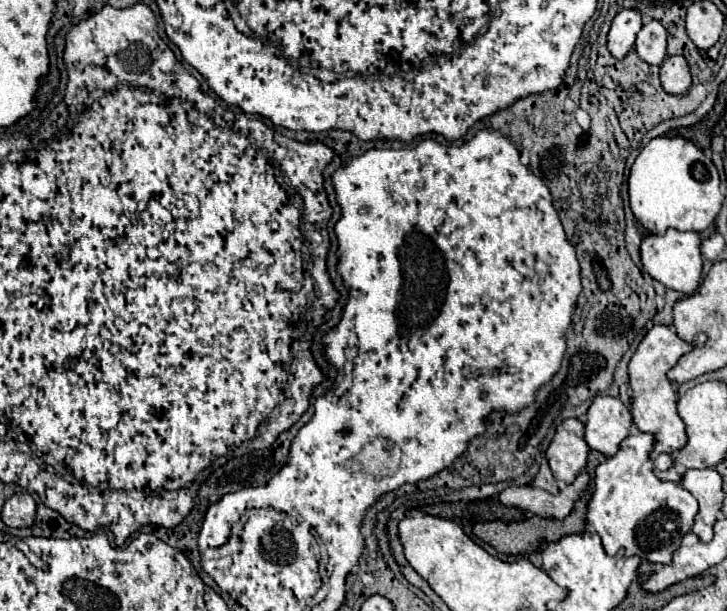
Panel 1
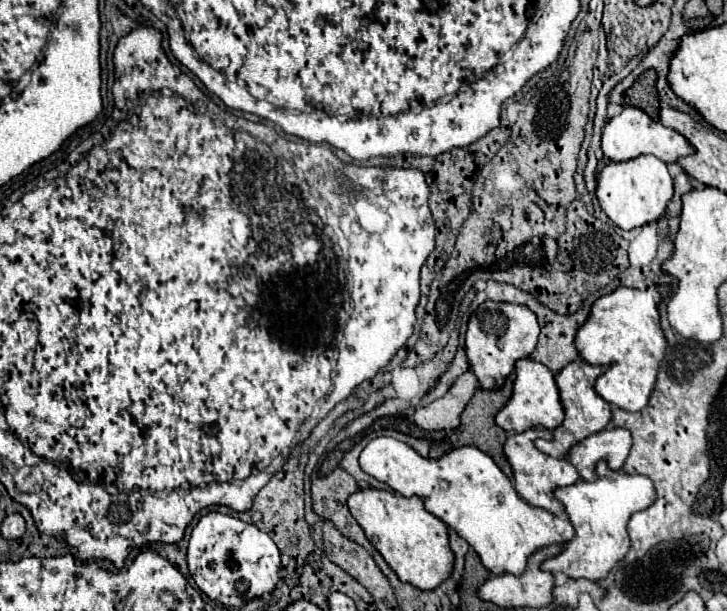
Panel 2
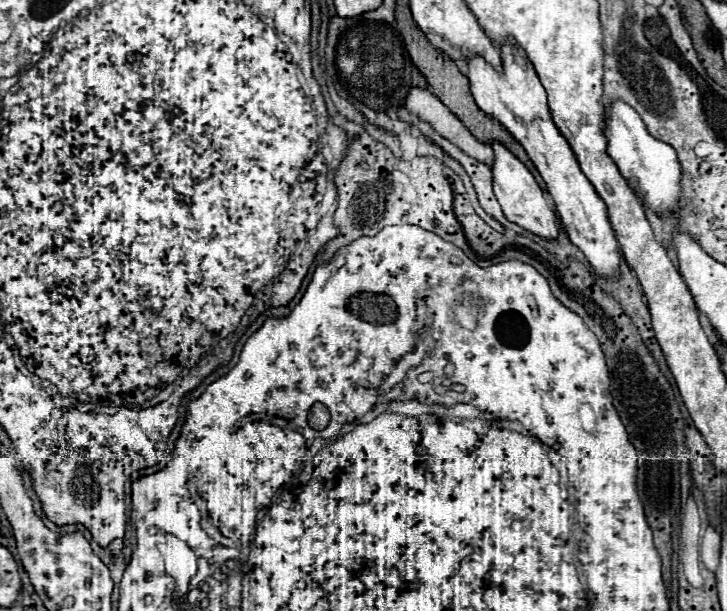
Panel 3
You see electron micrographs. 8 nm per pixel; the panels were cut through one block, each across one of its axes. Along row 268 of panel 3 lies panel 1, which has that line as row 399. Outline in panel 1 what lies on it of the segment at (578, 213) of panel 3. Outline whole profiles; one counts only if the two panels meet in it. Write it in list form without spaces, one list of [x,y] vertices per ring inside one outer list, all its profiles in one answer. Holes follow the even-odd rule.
[[[596,396],[586,416],[586,444],[604,456],[614,456],[632,428],[630,410],[612,396]]]

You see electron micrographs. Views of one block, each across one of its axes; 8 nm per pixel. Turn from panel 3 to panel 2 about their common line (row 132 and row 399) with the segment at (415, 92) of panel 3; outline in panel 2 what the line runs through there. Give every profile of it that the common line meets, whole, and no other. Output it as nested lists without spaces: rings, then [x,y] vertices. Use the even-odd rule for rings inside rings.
[[[468,370],[462,374],[456,384],[448,390],[442,400],[436,400],[430,406],[418,408],[414,414],[414,422],[424,430],[446,430],[452,432],[460,426],[460,414],[480,388],[478,378]]]

